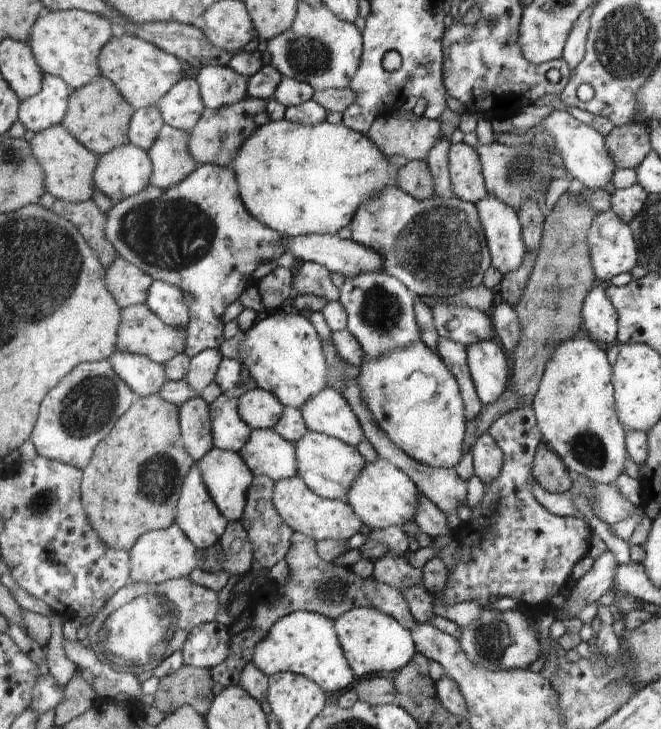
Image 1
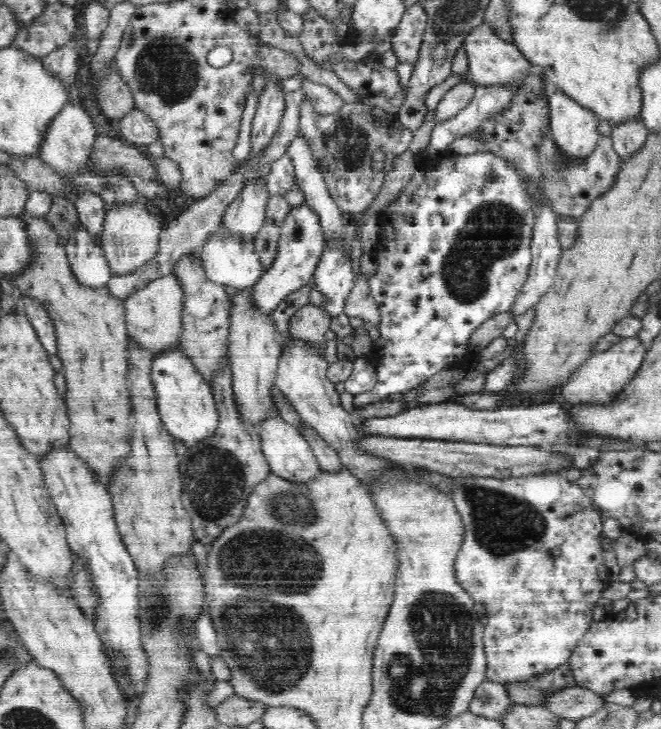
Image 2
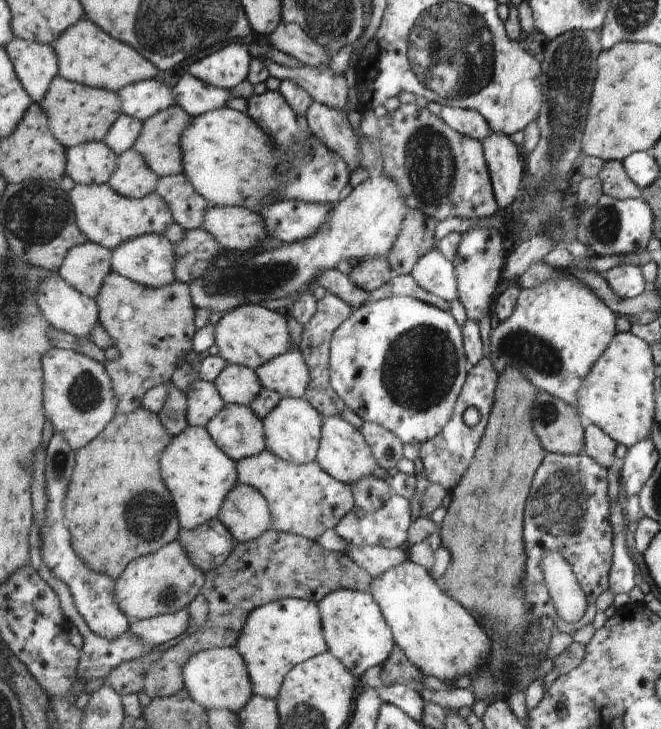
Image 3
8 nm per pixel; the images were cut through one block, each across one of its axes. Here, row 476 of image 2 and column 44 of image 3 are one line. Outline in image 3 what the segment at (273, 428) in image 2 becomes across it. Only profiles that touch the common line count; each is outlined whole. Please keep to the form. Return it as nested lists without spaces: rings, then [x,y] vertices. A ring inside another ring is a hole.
[[[53,274],[41,281],[37,291],[37,303],[52,328],[69,332],[80,339],[90,338],[90,334],[96,330],[96,326],[100,322],[99,307],[95,299],[80,294],[80,291],[71,287],[59,274]]]

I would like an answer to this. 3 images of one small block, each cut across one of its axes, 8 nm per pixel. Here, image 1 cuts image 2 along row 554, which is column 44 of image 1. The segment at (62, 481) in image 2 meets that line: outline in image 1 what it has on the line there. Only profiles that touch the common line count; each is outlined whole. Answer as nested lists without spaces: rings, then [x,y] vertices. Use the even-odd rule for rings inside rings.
[[[43,75],[43,88],[23,102],[22,122],[26,130],[37,133],[62,124],[70,107],[70,92],[63,78]]]

